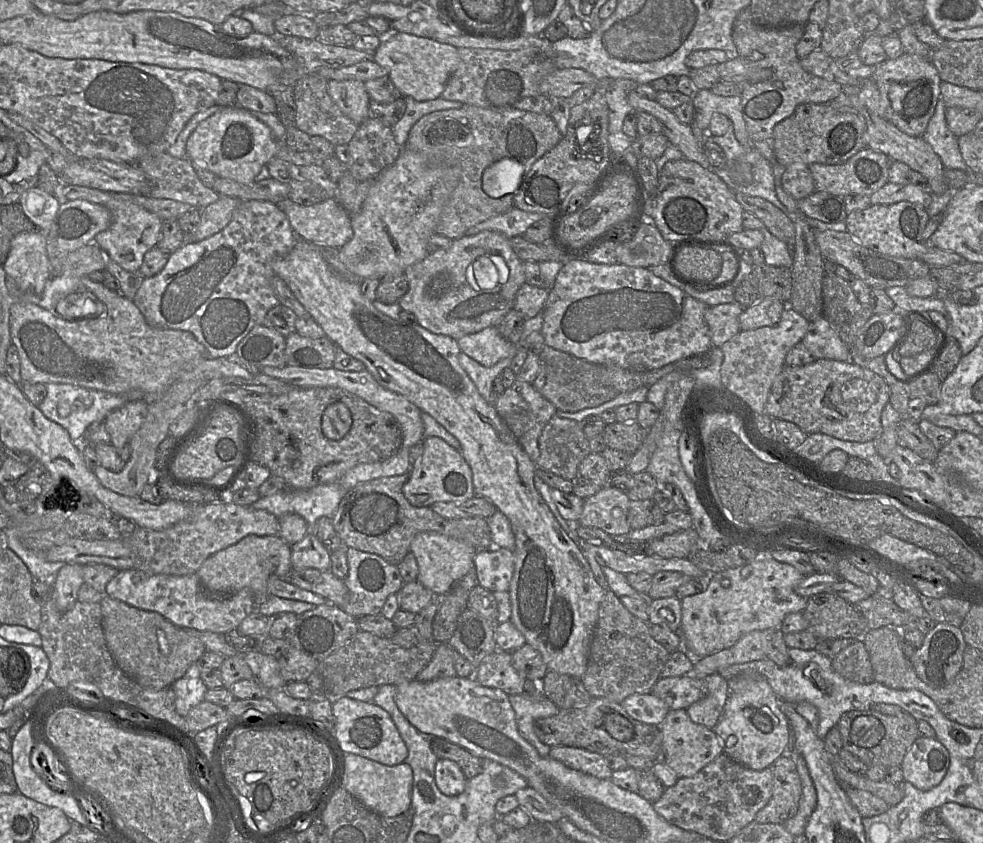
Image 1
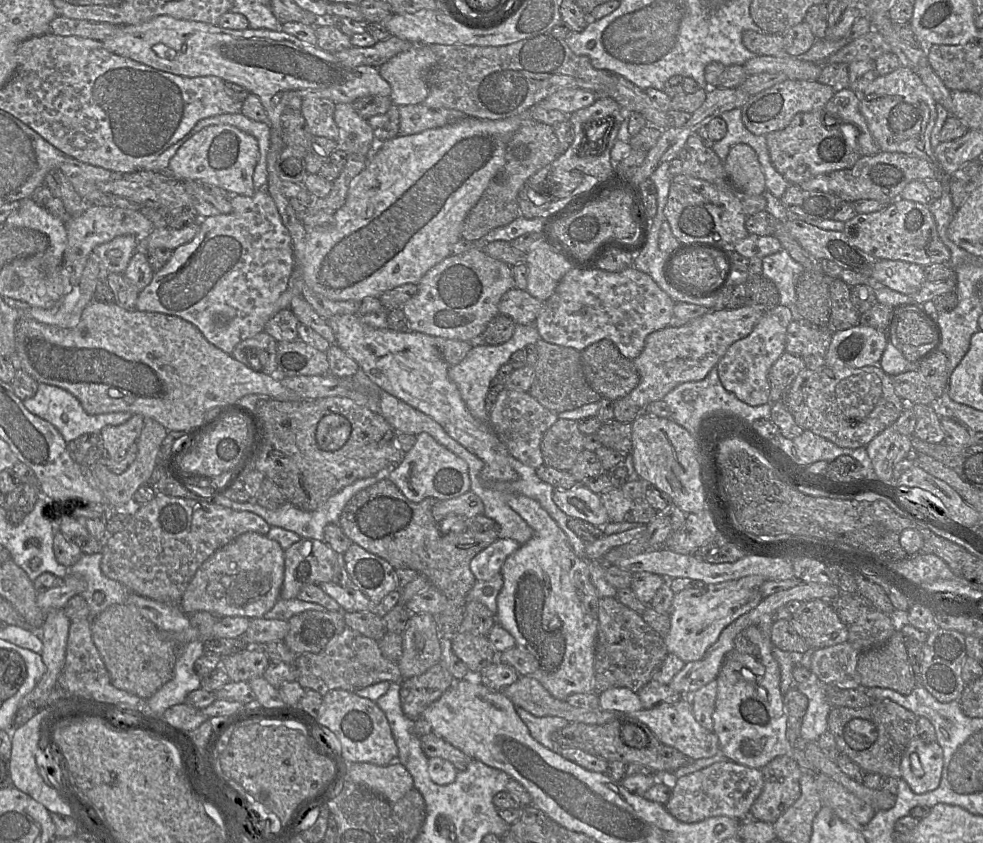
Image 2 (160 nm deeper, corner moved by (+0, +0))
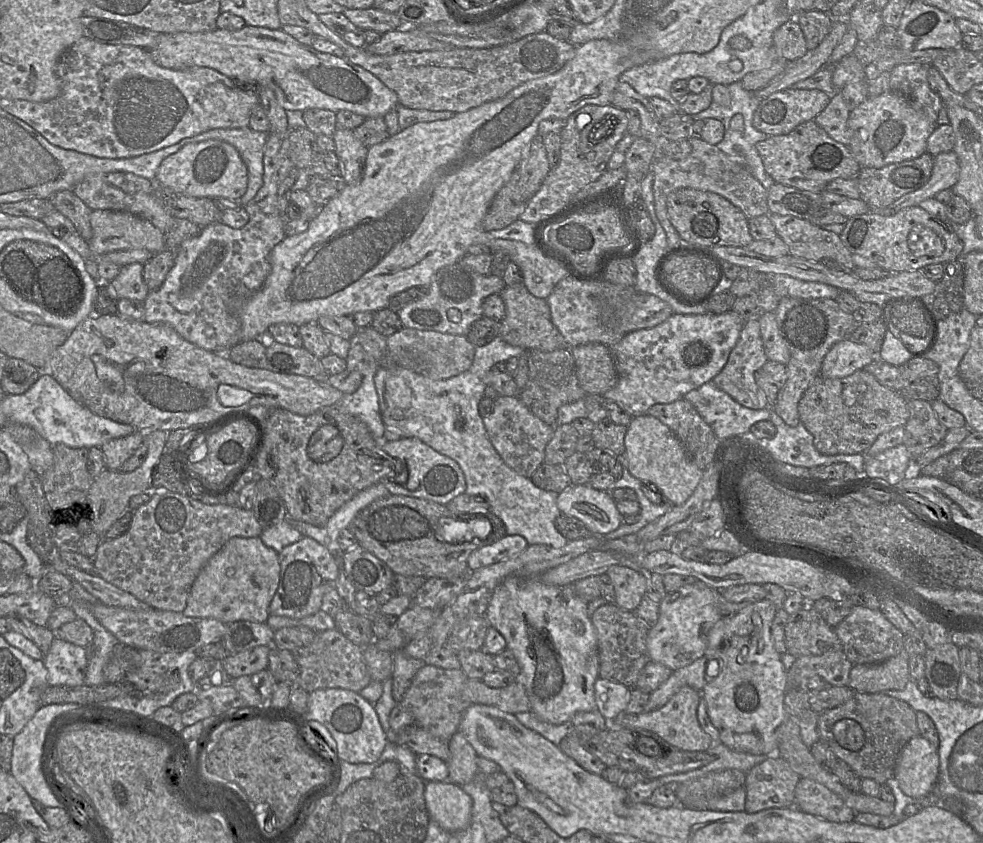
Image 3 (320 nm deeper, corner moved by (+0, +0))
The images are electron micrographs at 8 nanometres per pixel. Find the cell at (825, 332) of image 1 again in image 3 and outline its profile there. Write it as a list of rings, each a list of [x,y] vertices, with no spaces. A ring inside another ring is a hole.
[[[762,312],[758,321],[768,360],[787,365],[790,360],[790,353],[780,333],[775,314],[773,312]]]

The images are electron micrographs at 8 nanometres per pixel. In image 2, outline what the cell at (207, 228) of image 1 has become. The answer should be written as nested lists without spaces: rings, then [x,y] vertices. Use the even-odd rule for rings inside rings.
[[[199,221],[182,229],[156,227],[149,236],[139,239],[136,252],[148,255],[149,251],[158,248],[166,248],[173,251],[179,246],[190,242],[199,229]]]

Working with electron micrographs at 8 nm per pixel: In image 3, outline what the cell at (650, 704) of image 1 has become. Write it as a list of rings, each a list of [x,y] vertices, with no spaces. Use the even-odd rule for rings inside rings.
[[[598,677],[594,684],[596,709],[605,719],[613,721],[618,715],[625,713],[630,701],[630,691],[630,688],[621,683]]]

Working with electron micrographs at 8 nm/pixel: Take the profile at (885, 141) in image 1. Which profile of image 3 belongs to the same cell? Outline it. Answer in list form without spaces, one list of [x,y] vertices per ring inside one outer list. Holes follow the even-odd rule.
[[[835,92],[830,96],[829,104],[813,120],[831,138],[848,147],[851,141],[851,131],[847,121],[851,110],[848,109],[841,92]]]

